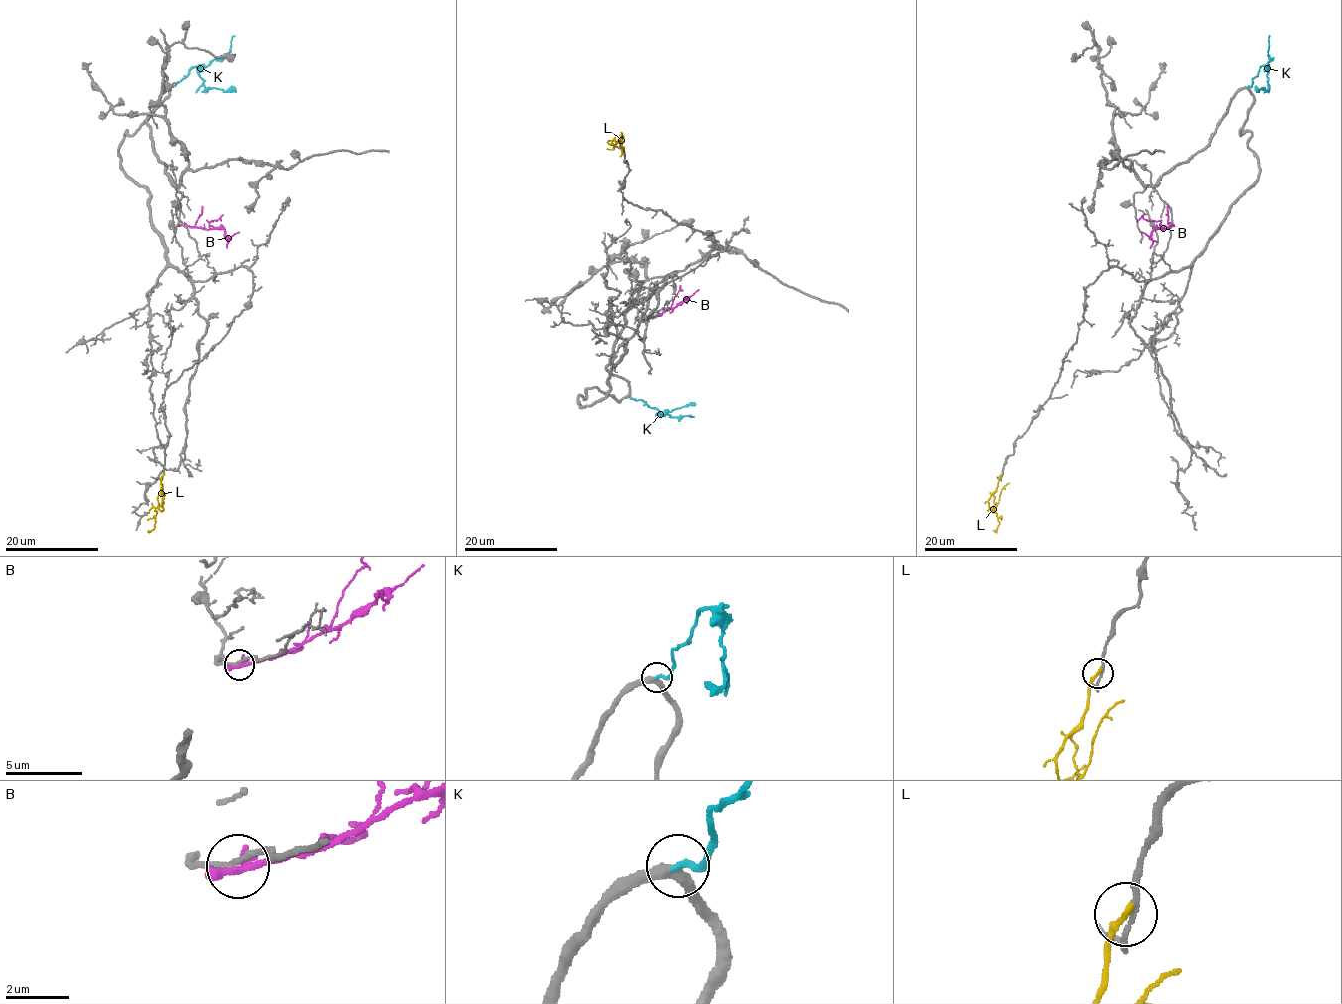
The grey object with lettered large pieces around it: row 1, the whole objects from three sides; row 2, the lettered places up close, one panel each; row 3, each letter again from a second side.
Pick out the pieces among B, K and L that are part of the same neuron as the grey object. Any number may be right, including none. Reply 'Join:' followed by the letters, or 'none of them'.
Join: L

